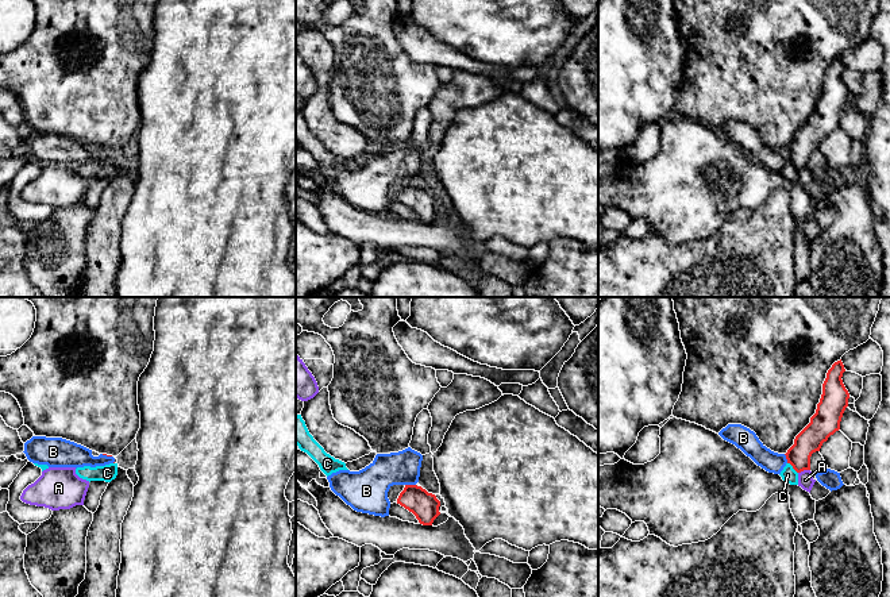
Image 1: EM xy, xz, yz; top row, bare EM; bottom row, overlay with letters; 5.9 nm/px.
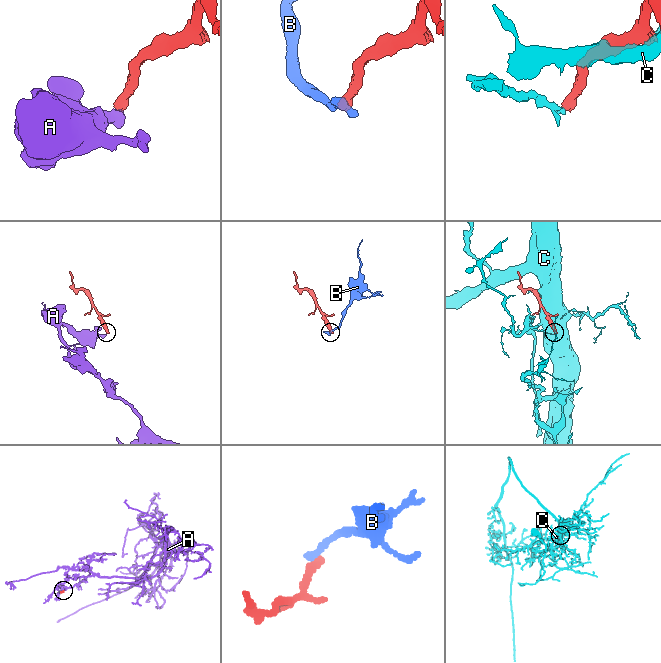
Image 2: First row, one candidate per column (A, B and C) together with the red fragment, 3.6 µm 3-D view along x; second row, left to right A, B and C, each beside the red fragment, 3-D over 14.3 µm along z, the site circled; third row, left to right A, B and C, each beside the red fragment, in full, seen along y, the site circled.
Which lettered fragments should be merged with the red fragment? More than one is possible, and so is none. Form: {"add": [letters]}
{"add": []}

